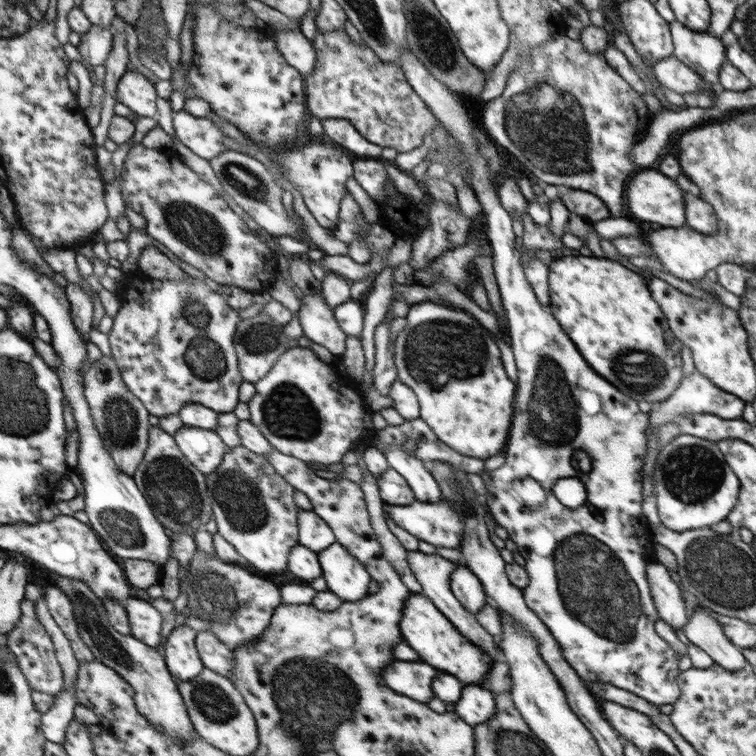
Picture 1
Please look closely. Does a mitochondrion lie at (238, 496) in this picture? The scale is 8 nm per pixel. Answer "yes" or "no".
yes

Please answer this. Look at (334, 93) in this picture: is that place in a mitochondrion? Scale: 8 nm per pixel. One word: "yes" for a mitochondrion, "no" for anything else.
no

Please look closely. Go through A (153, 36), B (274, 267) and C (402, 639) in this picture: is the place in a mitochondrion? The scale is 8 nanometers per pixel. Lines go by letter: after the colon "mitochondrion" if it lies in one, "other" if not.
A: mitochondrion
B: other
C: other

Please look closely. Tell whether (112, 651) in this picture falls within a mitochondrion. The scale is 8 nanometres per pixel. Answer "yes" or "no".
yes

